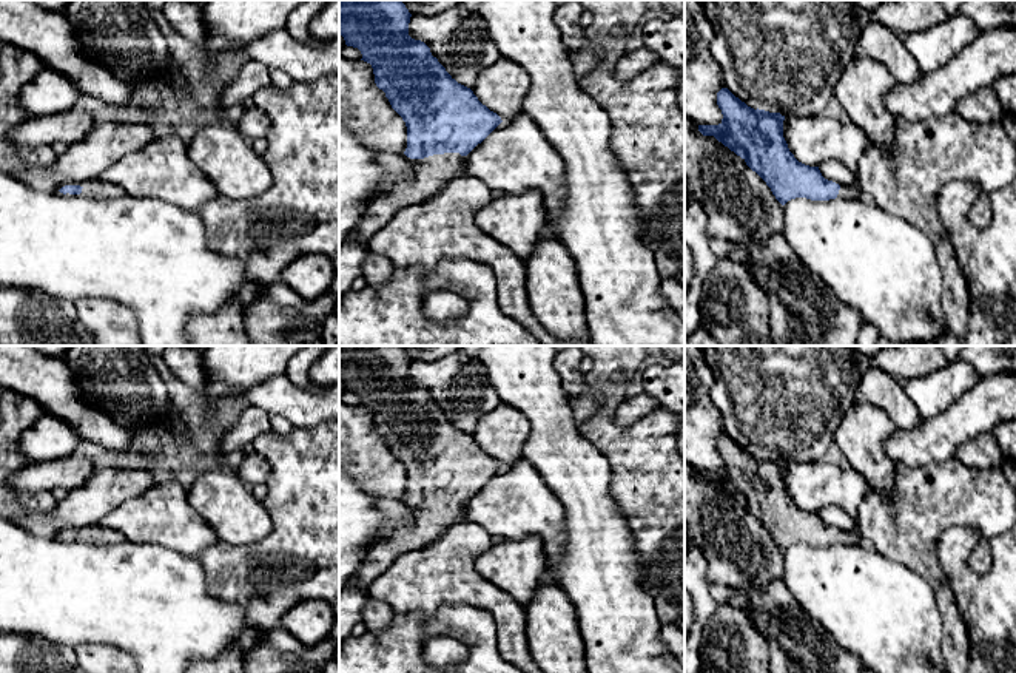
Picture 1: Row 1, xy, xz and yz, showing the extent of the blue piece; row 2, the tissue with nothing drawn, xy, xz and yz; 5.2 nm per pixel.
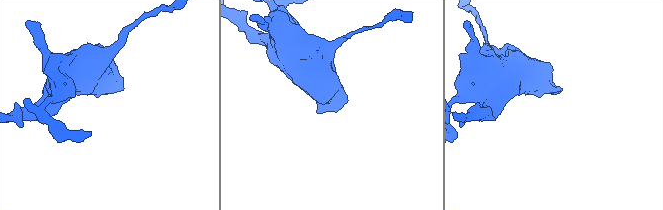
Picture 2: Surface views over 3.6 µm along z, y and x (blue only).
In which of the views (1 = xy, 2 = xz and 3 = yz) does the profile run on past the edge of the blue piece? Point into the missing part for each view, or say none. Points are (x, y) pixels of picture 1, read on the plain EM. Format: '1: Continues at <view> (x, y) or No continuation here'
1: Continues at xy (99, 536)
2: Continues at xz (433, 519)
3: Continues at yz (847, 537)

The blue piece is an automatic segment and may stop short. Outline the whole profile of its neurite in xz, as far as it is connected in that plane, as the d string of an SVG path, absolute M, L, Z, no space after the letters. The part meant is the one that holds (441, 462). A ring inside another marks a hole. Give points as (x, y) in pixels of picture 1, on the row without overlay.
M339 346L339 380L347 392L361 397L361 406L372 411L376 432L385 438L392 454L405 468L404 500L421 506L409 529L399 529L368 550L367 559L352 577L353 587L367 591L398 557L432 545L452 525L464 522L467 500L503 468L470 434L458 429L446 417L424 387L409 381L410 363L401 346Z

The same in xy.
M94 528L94 529L86 529L85 533L80 531L65 531L59 536L60 539L66 540L80 540L86 539L88 542L94 545L116 545L122 543L125 540L125 536L116 529L109 528Z

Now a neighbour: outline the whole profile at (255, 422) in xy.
M251 406L244 411L239 421L222 438L224 452L247 451L236 472L250 489L259 483L265 483L271 472L267 458L251 449L254 440L268 431L271 431L271 415Z

